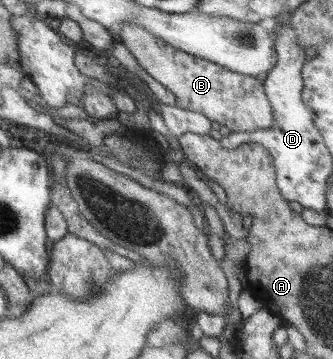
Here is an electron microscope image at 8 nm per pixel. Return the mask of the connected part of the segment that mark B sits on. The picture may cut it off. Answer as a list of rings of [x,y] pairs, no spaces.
[[[119,25],[119,41],[134,55],[138,64],[169,89],[177,99],[176,105],[191,110],[226,125],[232,132],[261,132],[276,123],[273,105],[264,90],[264,85],[255,77],[235,73],[225,66],[195,57],[185,50],[177,49],[159,37],[145,31],[139,25]]]

